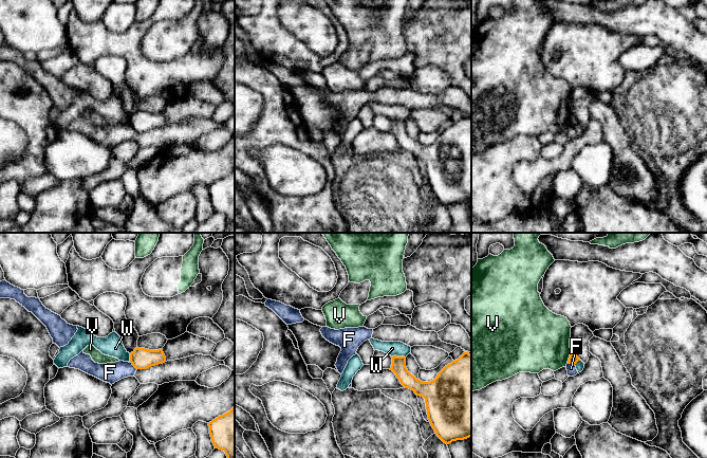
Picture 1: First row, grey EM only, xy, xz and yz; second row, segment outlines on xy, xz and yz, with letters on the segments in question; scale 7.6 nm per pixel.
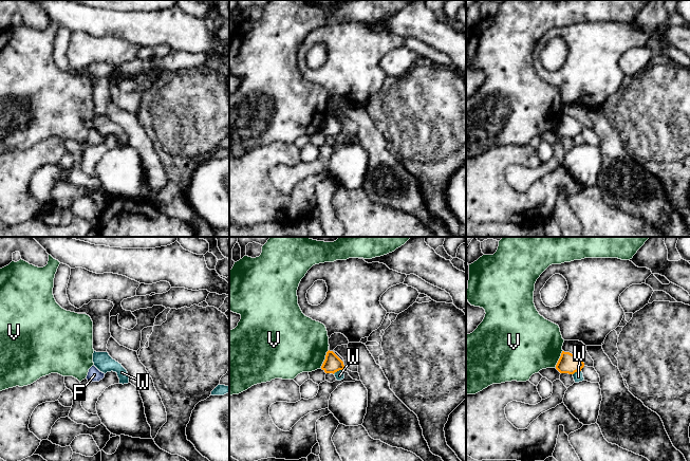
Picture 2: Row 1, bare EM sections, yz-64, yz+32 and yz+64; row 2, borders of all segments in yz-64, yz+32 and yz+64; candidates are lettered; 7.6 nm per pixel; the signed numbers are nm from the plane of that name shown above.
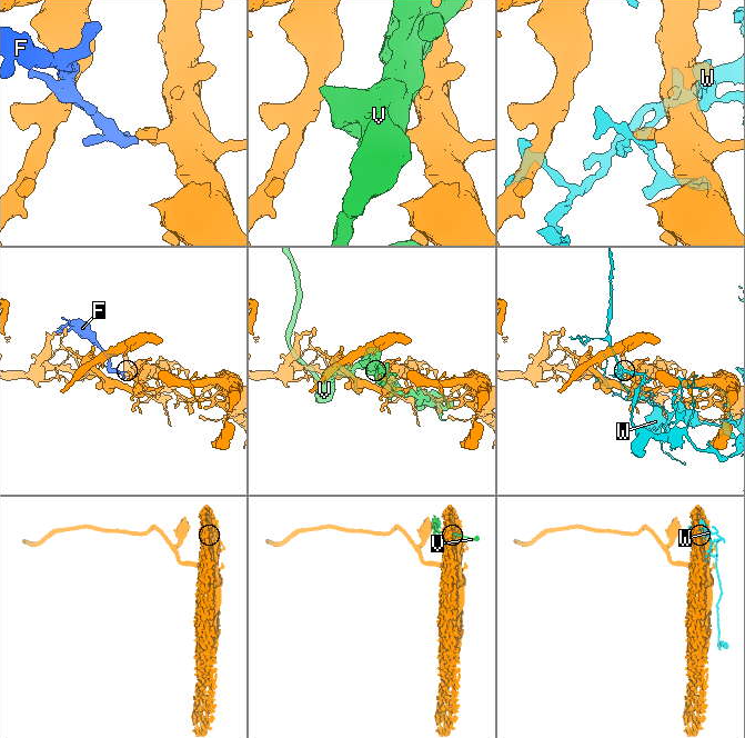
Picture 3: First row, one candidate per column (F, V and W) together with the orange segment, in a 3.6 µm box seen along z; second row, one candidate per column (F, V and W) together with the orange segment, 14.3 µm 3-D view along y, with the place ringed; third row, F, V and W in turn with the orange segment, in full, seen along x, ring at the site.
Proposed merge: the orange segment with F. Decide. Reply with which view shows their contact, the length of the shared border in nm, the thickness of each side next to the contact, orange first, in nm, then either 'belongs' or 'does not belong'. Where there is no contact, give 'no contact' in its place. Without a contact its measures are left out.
xy | 80 nm | 160/160 nm | does not belong

